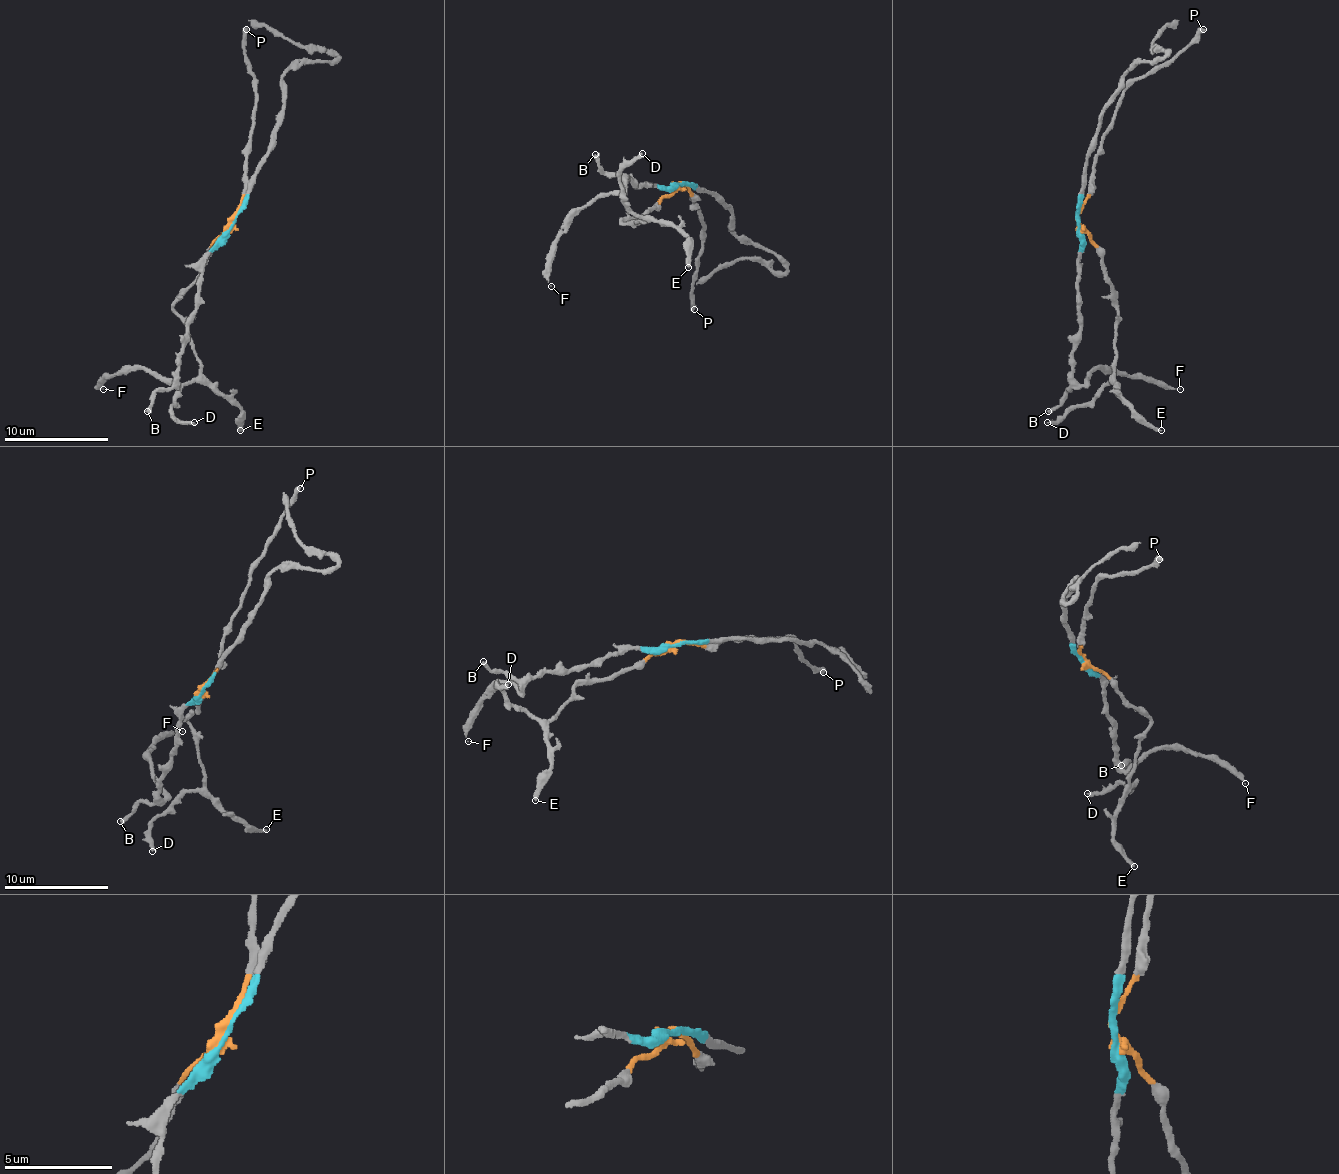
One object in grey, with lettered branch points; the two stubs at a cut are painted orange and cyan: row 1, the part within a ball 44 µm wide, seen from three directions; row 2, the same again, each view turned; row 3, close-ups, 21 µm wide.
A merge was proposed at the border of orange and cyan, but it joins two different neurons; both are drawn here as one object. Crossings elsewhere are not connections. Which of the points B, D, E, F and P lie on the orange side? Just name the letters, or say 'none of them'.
D, E, P

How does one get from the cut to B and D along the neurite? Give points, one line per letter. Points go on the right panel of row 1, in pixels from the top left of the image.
B: (1079, 224), (1079, 325), (1073, 380), (1063, 401), (1047, 411)
D: (1079, 224), (1102, 258), (1110, 294), (1118, 305), (1115, 372), (1086, 404), (1073, 406), (1058, 422), (1047, 422)

